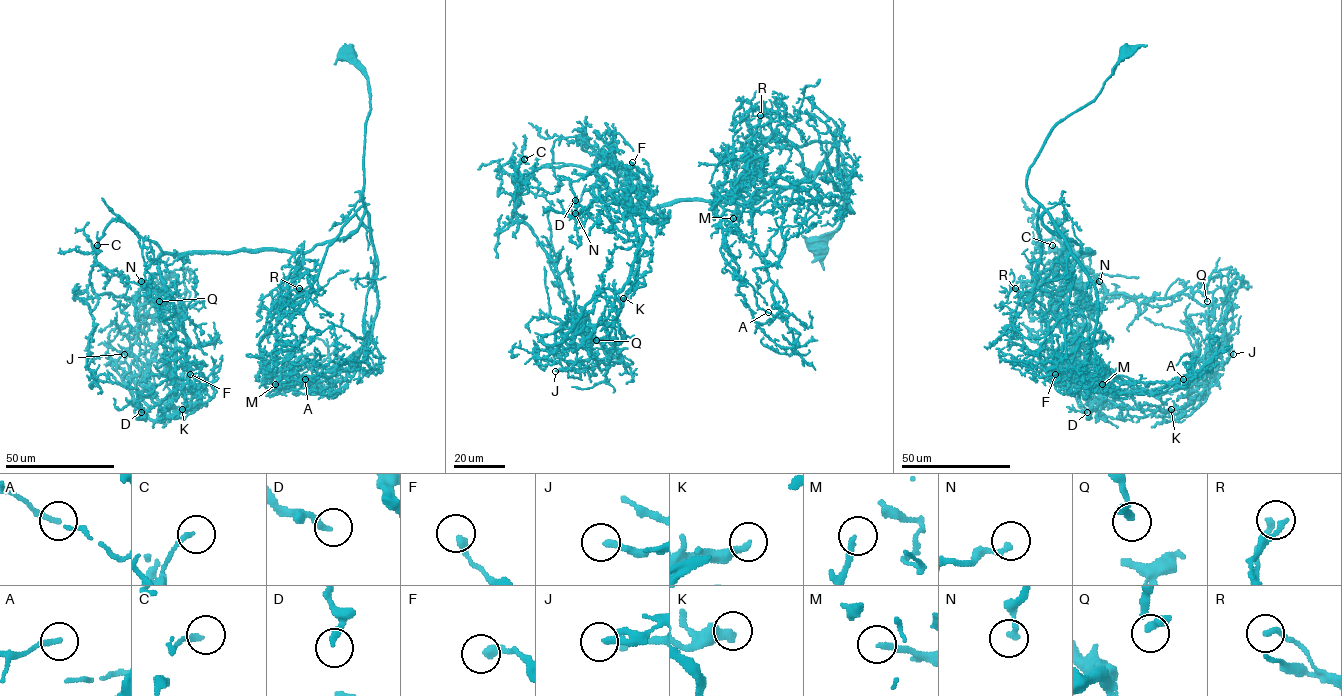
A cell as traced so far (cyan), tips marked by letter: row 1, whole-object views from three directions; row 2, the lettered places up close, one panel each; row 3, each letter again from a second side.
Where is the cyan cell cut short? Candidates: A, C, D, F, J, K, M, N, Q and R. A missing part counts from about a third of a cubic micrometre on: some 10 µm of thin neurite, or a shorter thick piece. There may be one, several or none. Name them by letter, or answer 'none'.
A, M, Q, R

